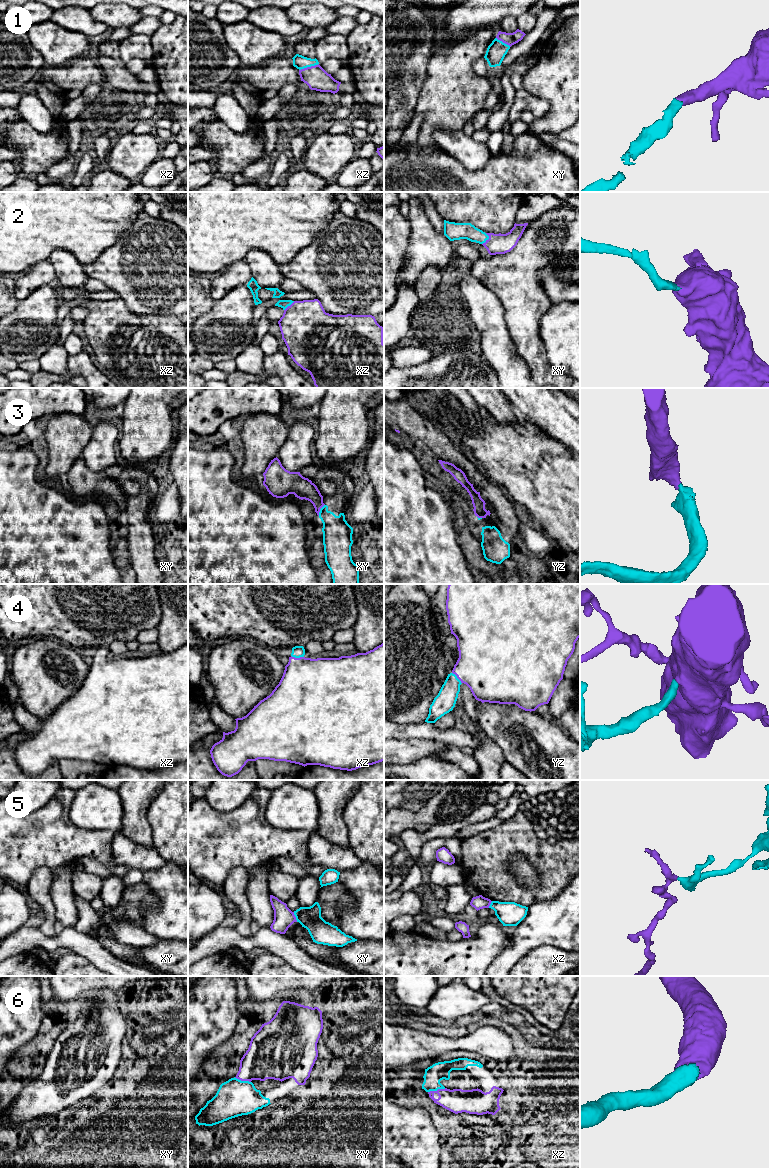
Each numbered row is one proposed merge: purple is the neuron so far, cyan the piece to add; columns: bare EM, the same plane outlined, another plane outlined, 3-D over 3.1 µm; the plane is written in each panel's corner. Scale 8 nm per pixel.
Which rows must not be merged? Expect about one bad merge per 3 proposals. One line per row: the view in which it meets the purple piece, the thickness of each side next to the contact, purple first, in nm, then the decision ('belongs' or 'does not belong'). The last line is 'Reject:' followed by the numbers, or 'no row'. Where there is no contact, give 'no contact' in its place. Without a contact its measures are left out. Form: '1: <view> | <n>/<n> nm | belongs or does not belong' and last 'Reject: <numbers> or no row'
1: xz | 180/110 nm | belongs
2: xy | 160/130 nm | belongs
3: xy | 170/240 nm | does not belong
4: xz | 460/100 nm | belongs
5: xy | 160/190 nm | does not belong
6: xz | 190/150 nm | belongs
Reject: 3, 5

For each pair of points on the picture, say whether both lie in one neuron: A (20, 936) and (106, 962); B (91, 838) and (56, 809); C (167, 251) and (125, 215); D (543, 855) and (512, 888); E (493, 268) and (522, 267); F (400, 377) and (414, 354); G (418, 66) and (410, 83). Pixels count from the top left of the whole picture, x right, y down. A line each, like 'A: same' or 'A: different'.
A: same
B: same
C: different
D: same
E: same
F: different
G: same

